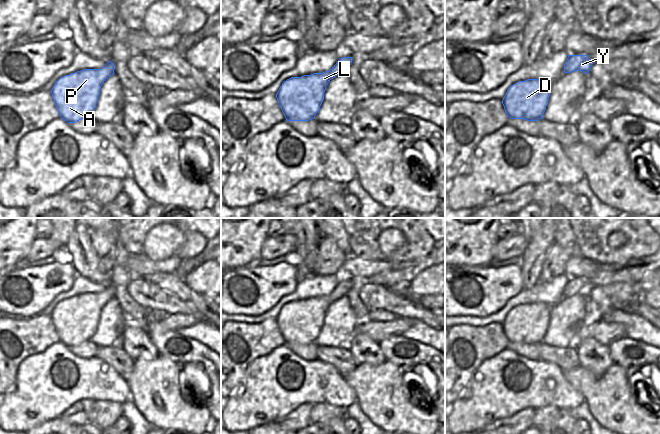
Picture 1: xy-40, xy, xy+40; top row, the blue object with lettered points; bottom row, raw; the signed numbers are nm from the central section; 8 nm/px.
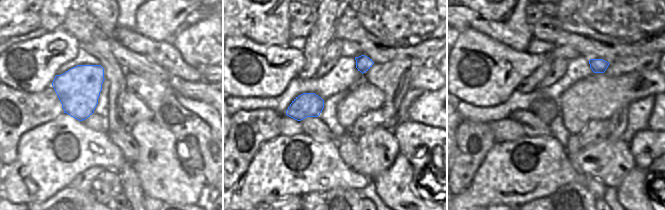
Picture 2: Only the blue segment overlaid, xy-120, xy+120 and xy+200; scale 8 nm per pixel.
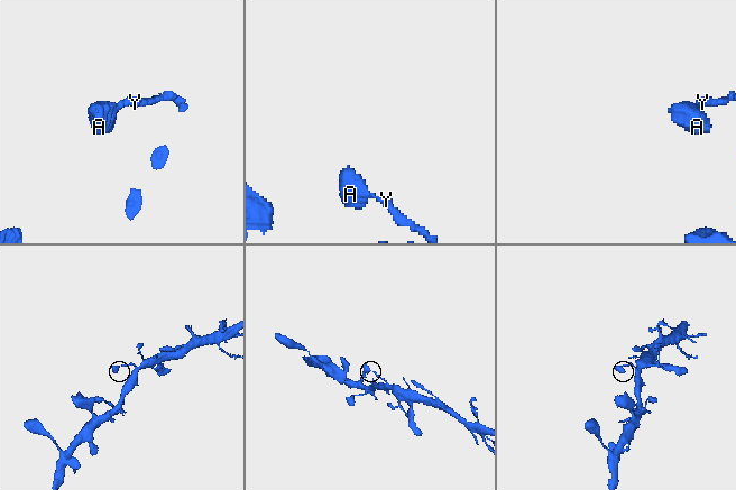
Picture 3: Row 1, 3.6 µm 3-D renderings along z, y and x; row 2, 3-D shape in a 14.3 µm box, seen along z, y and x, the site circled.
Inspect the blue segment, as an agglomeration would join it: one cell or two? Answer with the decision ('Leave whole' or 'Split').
Leave whole

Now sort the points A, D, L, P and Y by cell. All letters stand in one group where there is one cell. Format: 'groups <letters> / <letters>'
groups A D L P Y

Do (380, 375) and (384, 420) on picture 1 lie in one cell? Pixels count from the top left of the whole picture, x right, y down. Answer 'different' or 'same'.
same

